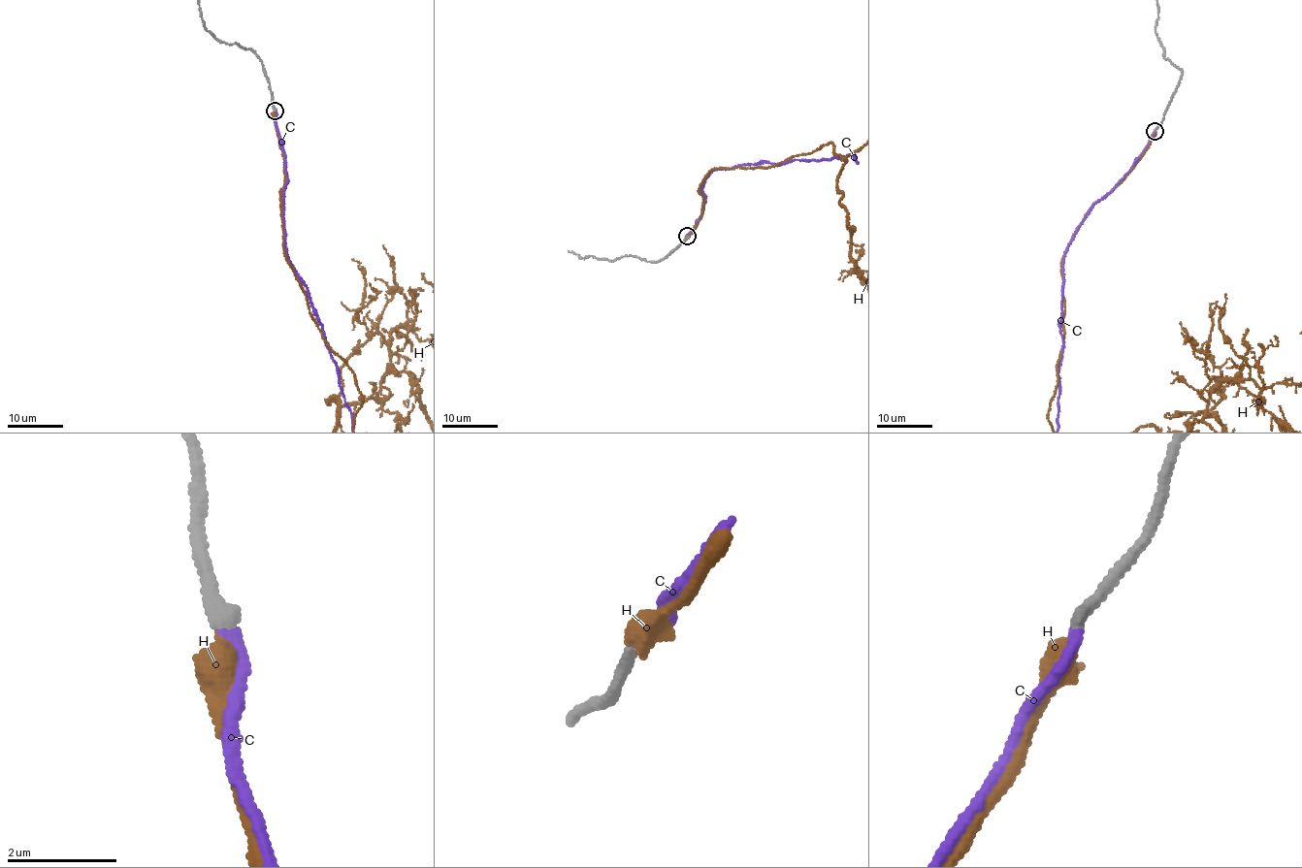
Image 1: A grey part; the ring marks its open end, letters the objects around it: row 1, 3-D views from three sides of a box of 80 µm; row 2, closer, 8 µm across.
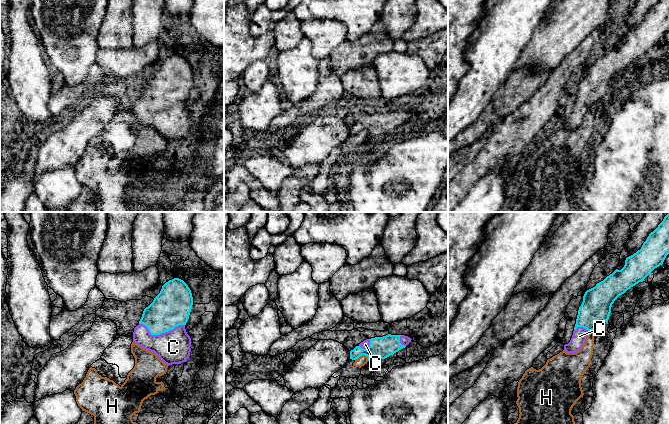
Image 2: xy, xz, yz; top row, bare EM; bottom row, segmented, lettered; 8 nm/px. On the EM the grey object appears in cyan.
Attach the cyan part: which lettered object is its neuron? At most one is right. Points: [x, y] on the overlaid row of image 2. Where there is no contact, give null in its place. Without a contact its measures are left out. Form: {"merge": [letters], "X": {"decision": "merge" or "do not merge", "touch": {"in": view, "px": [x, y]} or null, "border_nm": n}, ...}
{"merge": ["C"], "C": {"decision": "merge", "touch": {"in": "xy", "px": [161, 333]}, "border_nm": 360}, "H": {"decision": "do not merge", "touch": {"in": "xz", "px": [361, 355]}, "border_nm": 110}}

